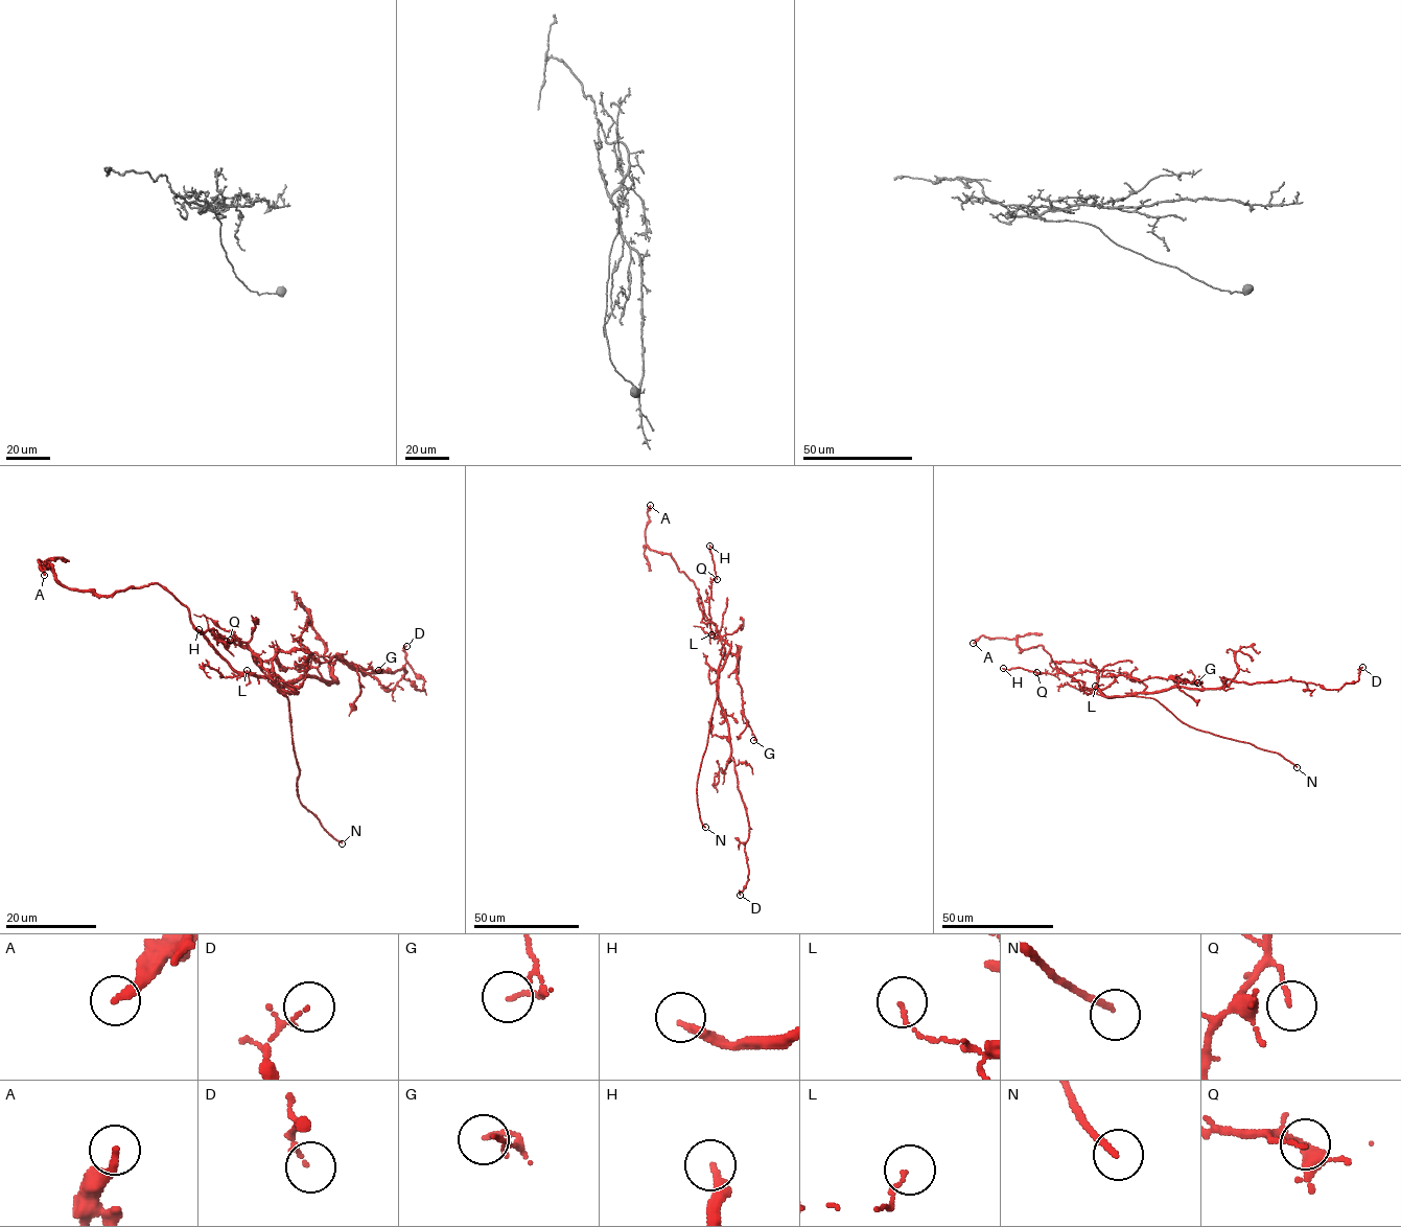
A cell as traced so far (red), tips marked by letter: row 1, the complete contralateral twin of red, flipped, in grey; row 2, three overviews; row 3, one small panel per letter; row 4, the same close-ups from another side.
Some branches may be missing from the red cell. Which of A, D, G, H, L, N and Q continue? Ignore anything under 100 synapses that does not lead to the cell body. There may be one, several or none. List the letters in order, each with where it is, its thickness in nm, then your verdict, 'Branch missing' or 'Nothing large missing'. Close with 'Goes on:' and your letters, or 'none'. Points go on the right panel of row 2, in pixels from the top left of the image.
A: Place: (973, 643). Thickness 280 nm. Nothing large missing
D: Place: (1362, 667). Thickness 80 nm. Nothing large missing
G: Place: (1197, 683). Thickness 130 nm. Nothing large missing
H: Place: (1003, 668). Thickness 200 nm. Nothing large missing
L: Place: (1095, 686). Thickness 100 nm. Nothing large missing
N: Place: (1297, 767). Thickness 170 nm. Branch missing
Q: Place: (1036, 672). Thickness 100 nm. Nothing large missing
Goes on: N

